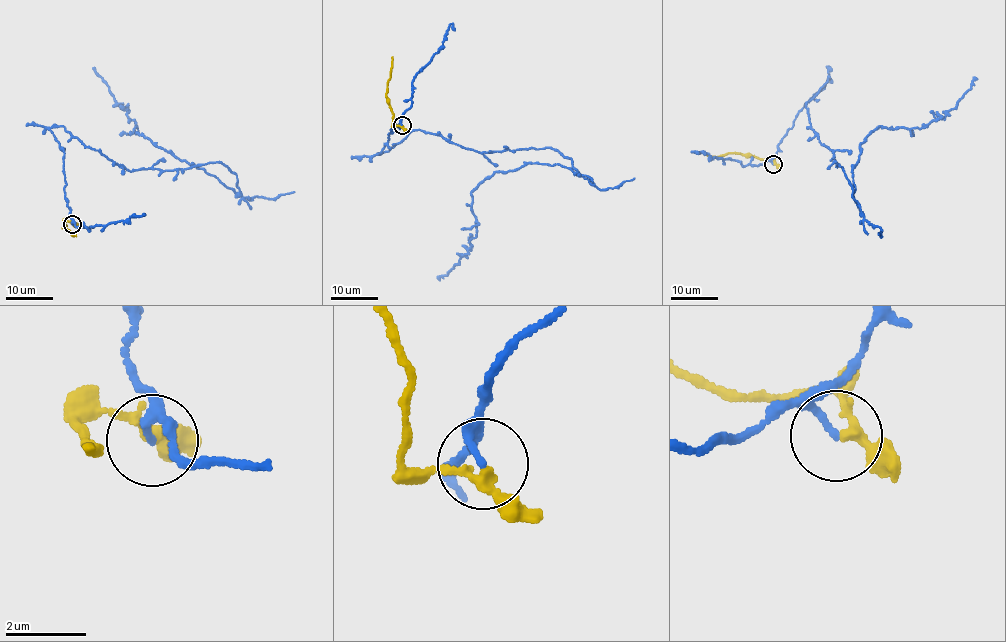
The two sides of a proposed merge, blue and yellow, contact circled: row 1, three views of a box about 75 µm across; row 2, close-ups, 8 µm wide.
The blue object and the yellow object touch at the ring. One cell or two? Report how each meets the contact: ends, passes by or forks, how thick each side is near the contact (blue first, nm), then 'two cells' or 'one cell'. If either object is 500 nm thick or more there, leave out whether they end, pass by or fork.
blue ends there; yellow passes by; 160 nm thick on the blue side, 240 nm on the other; two cells

